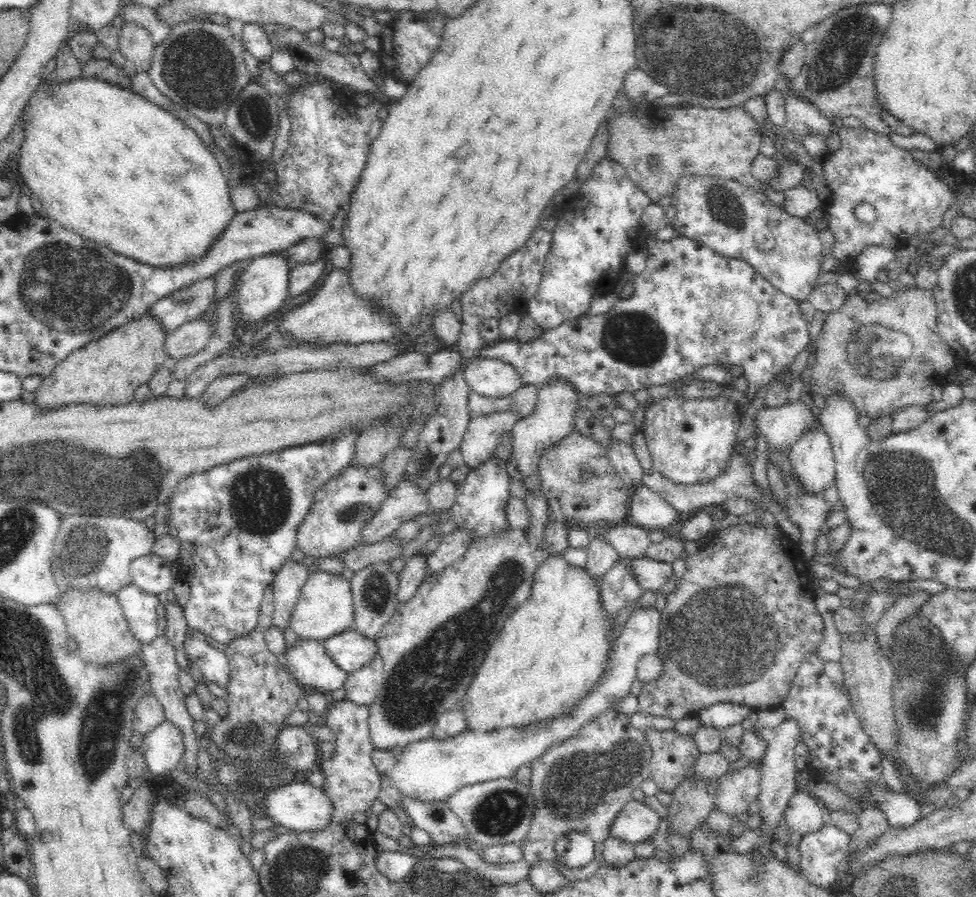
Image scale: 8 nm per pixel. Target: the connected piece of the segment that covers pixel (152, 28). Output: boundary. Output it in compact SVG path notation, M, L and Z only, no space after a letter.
M126 5L122 7L119 16L124 18L125 22L136 23L144 27L150 33L150 38L155 45L166 40L170 34L170 24L166 24L154 9L140 5Z

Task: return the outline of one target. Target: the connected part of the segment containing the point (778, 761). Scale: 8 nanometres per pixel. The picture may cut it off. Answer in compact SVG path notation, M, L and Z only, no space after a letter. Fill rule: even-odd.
M785 719L775 729L757 727L760 738L767 741L768 747L765 751L763 760L760 762L760 771L758 774L758 781L760 781L760 788L755 798L760 802L760 818L762 824L758 828L760 833L760 842L750 848L750 859L754 865L763 865L768 859L776 859L780 857L780 846L776 840L776 831L783 819L783 814L790 797L797 791L795 785L795 774L798 772L796 765L794 765L794 744L798 742L800 736L800 727L796 721Z

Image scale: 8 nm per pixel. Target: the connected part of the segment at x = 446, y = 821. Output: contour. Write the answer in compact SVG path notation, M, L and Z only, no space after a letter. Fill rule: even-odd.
M402 796L400 805L411 818L412 826L429 833L435 844L468 847L470 841L468 831L445 801L422 803Z

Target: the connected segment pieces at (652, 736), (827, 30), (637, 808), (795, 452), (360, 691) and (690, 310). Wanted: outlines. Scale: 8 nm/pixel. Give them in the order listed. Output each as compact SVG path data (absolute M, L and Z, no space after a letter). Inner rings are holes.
M646 728L644 738L652 749L652 764L650 768L650 779L652 779L659 790L671 793L688 775L688 770L693 762L702 754L699 745L696 744L693 734L680 735L676 730L664 730L658 728Z
M864 3L843 8L813 26L815 39L806 45L807 54L804 66L796 76L790 78L787 82L788 91L792 95L812 103L812 106L816 107L816 110L820 111L831 122L836 118L843 119L846 116L855 116L869 131L886 134L885 136L888 137L889 132L893 130L878 115L882 108L876 100L876 91L872 86L872 70L876 46L880 44L880 36L884 36L884 28L888 28L891 16L891 5Z
M630 799L611 826L611 836L636 845L654 836L662 818L650 806Z
M820 424L809 429L788 456L795 476L810 495L823 494L835 483L832 441Z
M380 655L362 668L351 672L344 684L345 699L356 705L369 705L383 684L383 662Z
M684 235L668 241L659 240L645 251L646 266L640 274L632 277L634 292L629 298L620 298L606 314L570 319L556 328L543 330L540 336L532 340L498 338L478 348L472 358L464 358L456 348L442 346L432 354L405 351L386 362L375 364L373 368L379 376L390 377L394 381L428 380L432 384L439 384L454 375L462 375L474 358L493 358L512 364L524 385L541 389L552 382L568 383L568 387L578 396L592 397L633 393L640 388L672 383L708 364L726 367L736 364L748 383L745 391L747 402L736 402L743 419L761 387L767 387L779 372L786 372L789 364L810 342L809 324L803 319L799 301L774 288L748 261L722 256L709 246Z

